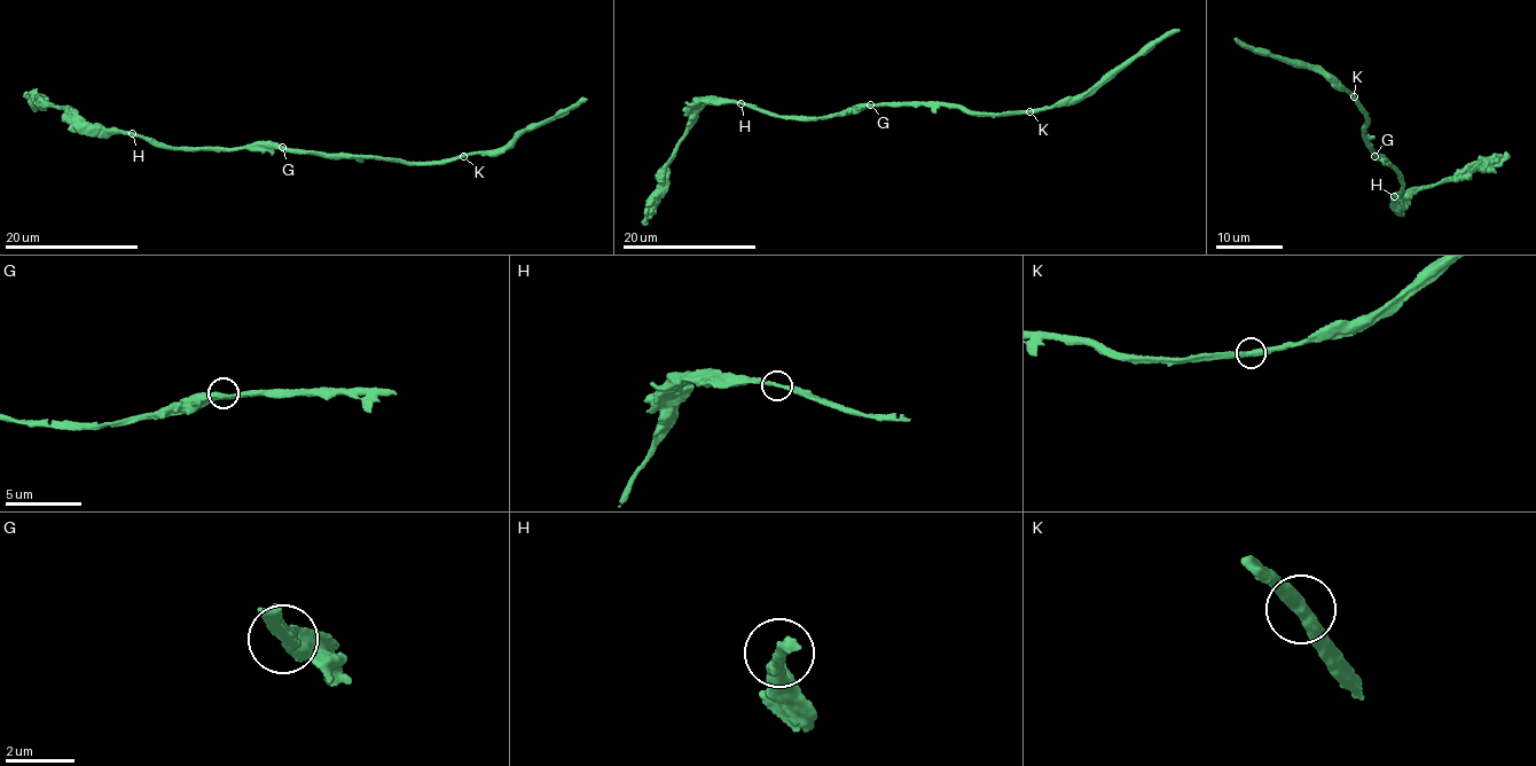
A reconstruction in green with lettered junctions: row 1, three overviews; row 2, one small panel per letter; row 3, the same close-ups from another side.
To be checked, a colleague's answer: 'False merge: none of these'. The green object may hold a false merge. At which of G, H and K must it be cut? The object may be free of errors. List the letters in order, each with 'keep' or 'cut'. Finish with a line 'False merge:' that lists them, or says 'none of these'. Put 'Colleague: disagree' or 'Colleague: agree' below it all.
G: keep
H: keep
K: keep
False merge: none of these
Colleague: agree

